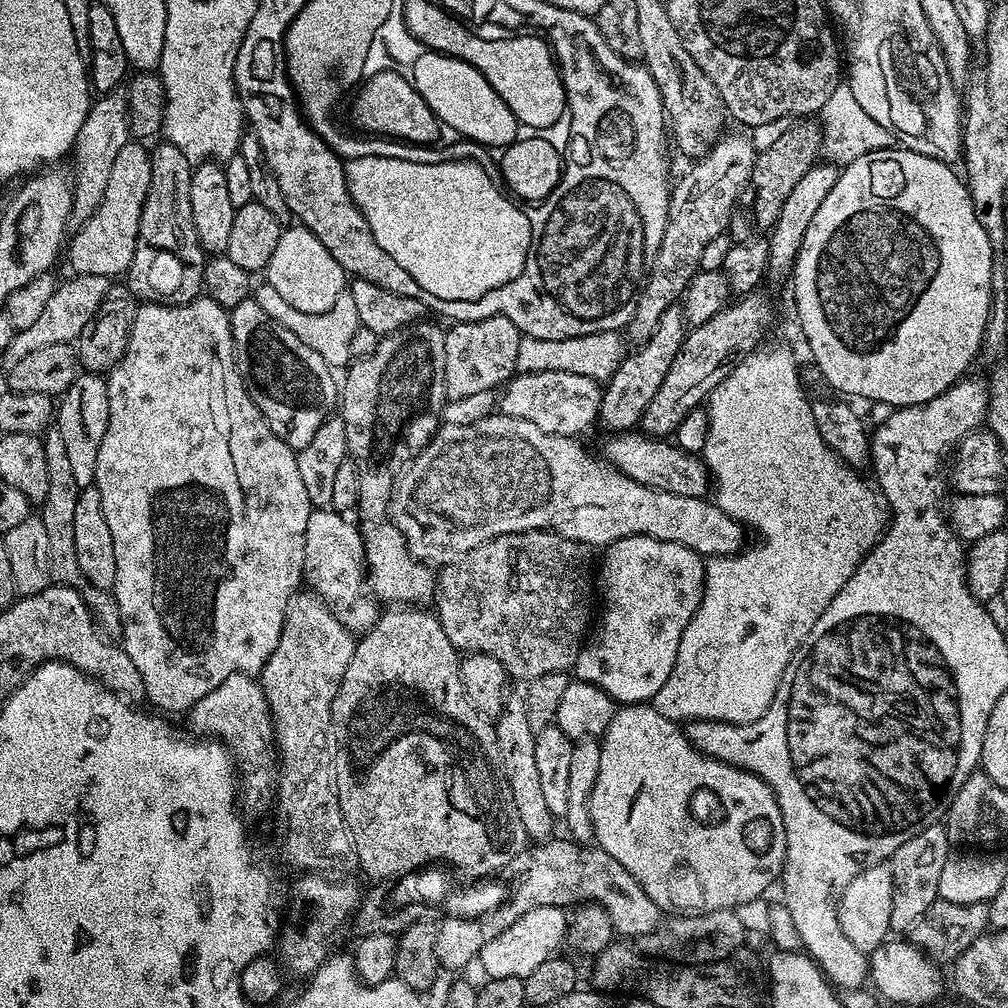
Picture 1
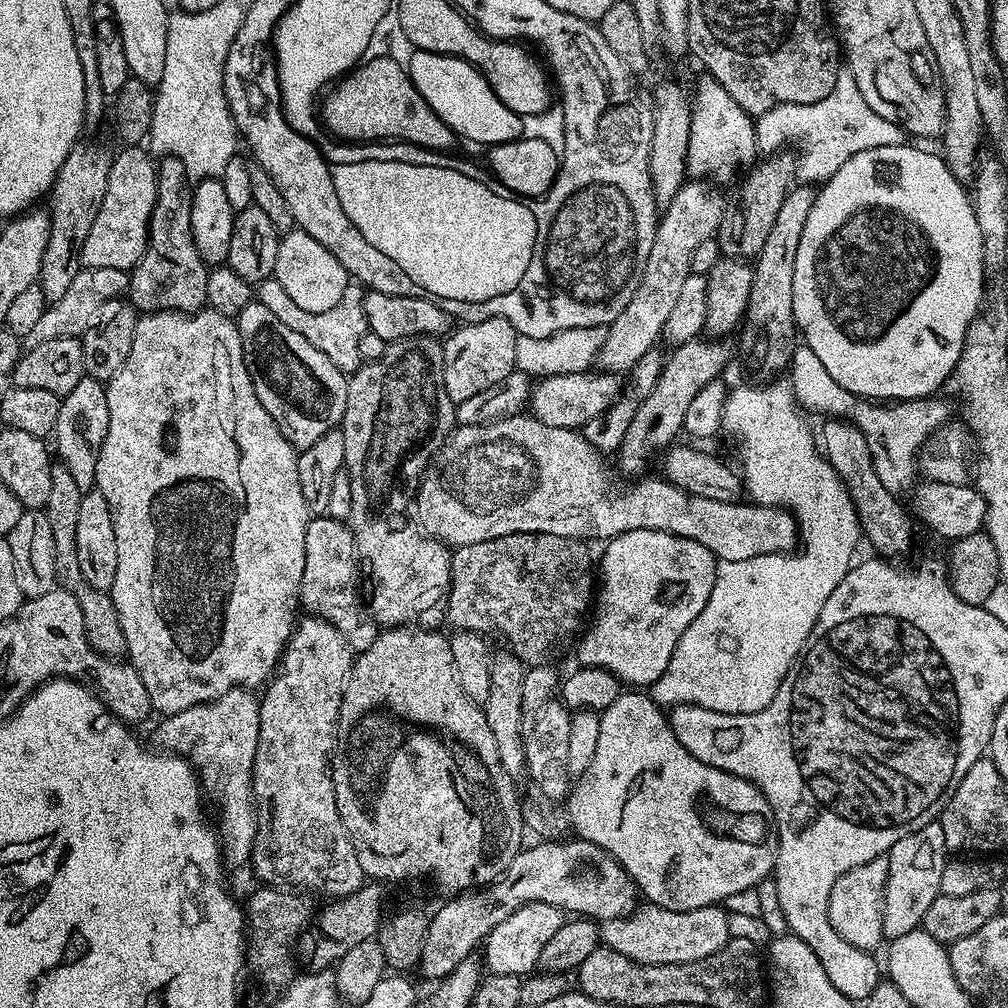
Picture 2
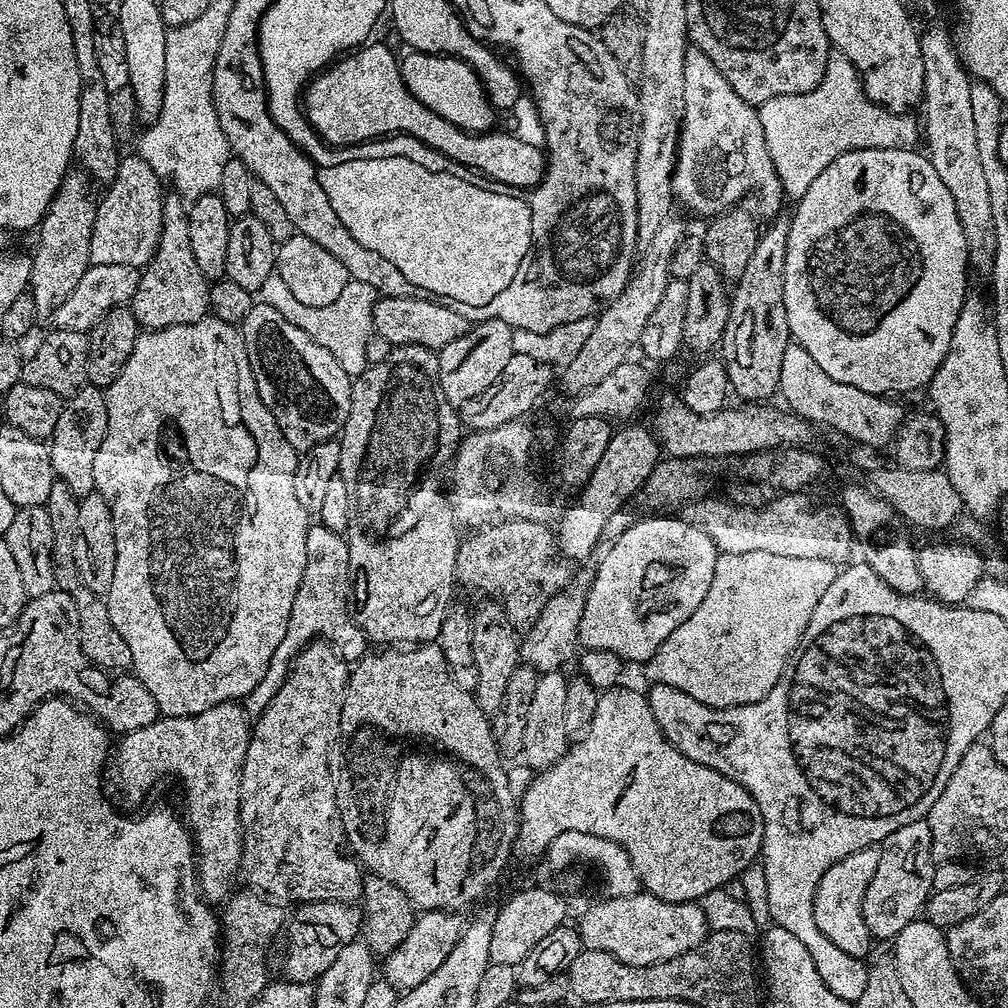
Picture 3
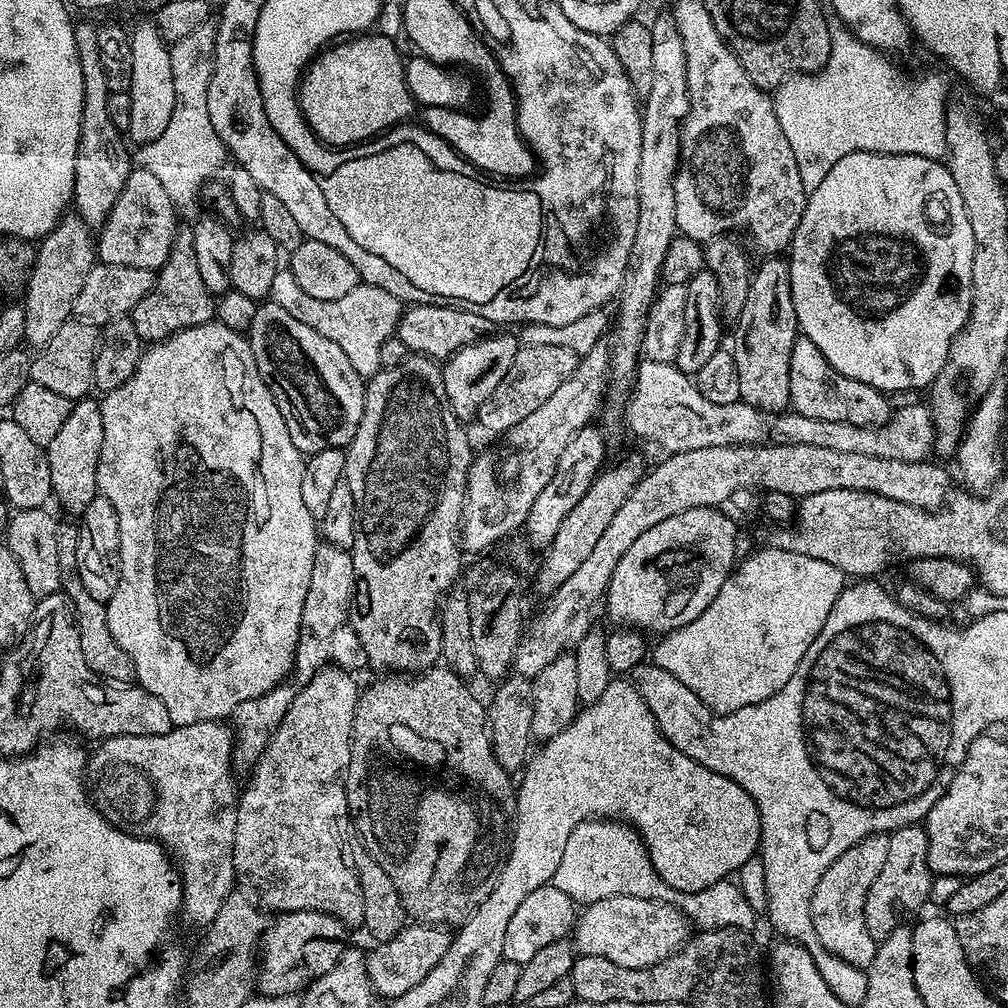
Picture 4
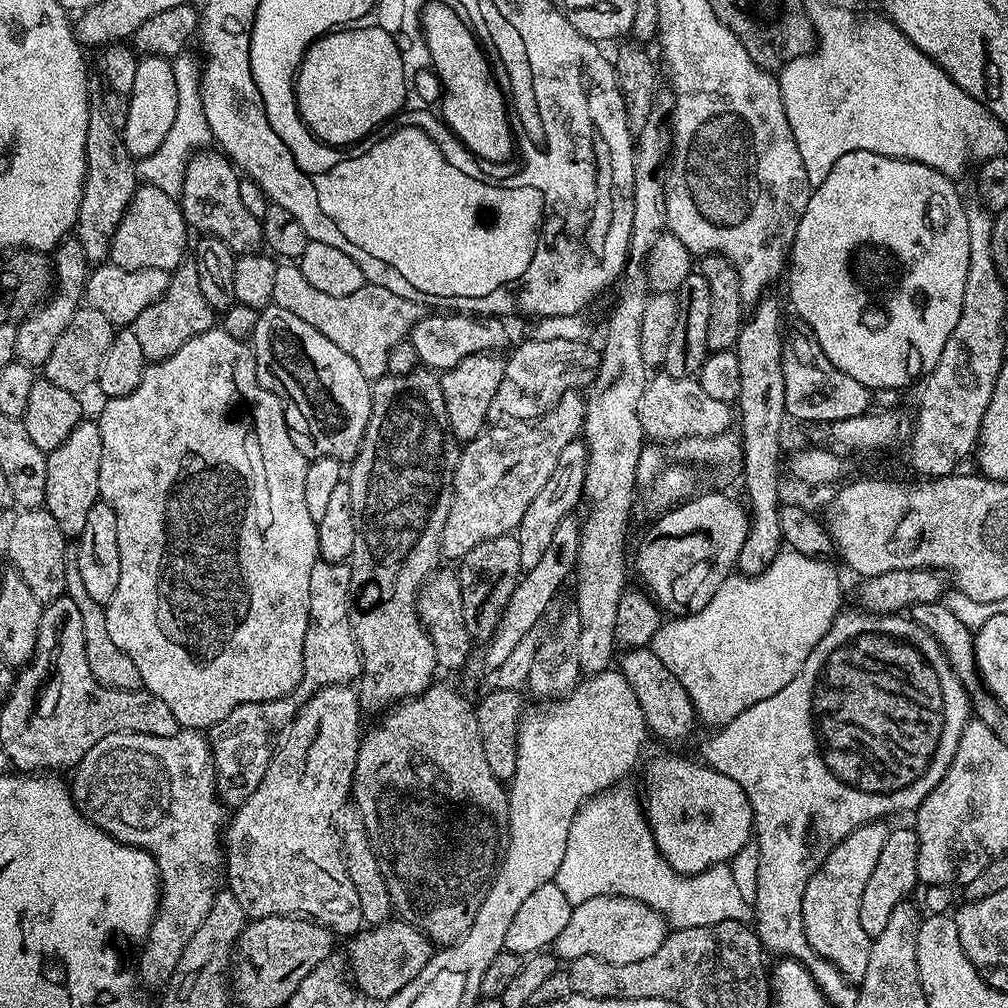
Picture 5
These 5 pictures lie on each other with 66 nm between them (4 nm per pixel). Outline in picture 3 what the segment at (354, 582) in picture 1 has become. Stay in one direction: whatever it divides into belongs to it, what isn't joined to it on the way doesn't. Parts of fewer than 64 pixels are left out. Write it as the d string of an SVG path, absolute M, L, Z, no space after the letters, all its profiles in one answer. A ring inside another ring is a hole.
M316 522L309 527L306 550L308 551L306 570L302 574L302 582L294 598L294 610L290 614L290 622L280 643L280 650L272 665L268 667L262 682L258 682L258 686L254 686L251 694L245 696L242 701L243 707L249 713L261 714L270 707L288 677L290 661L303 652L309 644L319 640L327 642L348 662L363 660L369 651L370 641L356 623L353 609L350 607L350 593L354 588L354 569L347 539L341 533Z

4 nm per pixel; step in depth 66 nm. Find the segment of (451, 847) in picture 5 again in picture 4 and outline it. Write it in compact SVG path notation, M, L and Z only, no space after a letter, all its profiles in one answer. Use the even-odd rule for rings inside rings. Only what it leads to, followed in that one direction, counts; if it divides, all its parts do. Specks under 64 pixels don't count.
M433 666L419 674L384 674L381 680L376 680L368 689L359 693L356 702L356 713L354 714L354 722L352 723L352 745L350 746L350 762L348 763L348 771L344 777L344 789L346 790L346 798L348 799L348 816L352 824L356 827L359 843L363 844L368 855L374 858L374 862L378 862L378 866L382 866L382 870L386 870L386 875L390 878L390 882L394 882L394 890L398 890L398 894L402 898L402 906L405 913L417 924L431 924L433 926L459 926L471 916L472 911L485 900L490 894L490 890L494 890L496 879L500 873L500 867L508 855L510 847L510 837L512 834L512 825L516 814L516 788L514 787L513 777L506 770L502 770L502 766L498 766L498 758L494 758L492 753L492 740L488 736L488 718L486 715L485 705L480 704L480 700L467 688L465 681L457 676L451 668L447 666Z

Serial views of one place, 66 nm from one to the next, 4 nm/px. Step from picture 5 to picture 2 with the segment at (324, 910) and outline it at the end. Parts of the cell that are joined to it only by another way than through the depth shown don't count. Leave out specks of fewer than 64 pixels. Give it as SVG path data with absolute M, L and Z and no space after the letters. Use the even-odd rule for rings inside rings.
M308 614L293 627L292 637L280 655L280 663L270 683L263 689L258 750L252 767L252 794L258 813L258 827L250 868L264 879L261 881L265 885L287 886L309 894L321 892L327 898L339 898L354 894L366 882L362 866L358 866L358 854L354 854L354 846L338 814L332 781L340 707L353 663L354 653L342 634L338 634L328 620Z

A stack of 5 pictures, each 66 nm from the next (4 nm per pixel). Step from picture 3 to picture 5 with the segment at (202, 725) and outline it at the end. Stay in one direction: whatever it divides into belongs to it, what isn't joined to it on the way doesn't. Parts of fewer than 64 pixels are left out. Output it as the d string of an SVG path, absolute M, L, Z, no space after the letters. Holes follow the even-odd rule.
M181 730L169 736L110 734L84 755L71 776L72 800L81 814L118 842L146 850L158 866L160 904L148 939L139 949L138 976L145 985L163 989L186 942L206 922L226 876L222 843L226 808L216 790L209 737L200 730Z

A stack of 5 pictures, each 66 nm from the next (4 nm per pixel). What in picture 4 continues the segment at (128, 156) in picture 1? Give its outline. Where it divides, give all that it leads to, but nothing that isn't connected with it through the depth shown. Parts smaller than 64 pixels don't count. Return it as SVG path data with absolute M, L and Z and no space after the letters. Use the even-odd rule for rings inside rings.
M133 167L130 178L126 178L126 186L122 186L118 202L114 202L114 210L110 210L103 228L99 229L99 263L160 269L166 258L170 258L178 227L176 216L178 209L170 202L158 178L154 178L150 170Z

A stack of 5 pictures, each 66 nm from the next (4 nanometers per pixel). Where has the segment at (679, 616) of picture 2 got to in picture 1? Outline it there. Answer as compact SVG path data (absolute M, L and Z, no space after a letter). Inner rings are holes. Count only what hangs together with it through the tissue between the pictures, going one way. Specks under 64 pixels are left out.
M627 536L607 545L603 552L604 565L601 568L599 565L598 580L599 583L600 580L604 583L604 613L600 616L600 625L597 626L596 633L594 633L594 628L594 631L587 637L586 643L580 649L574 665L574 676L575 679L584 683L592 683L602 691L605 691L617 705L651 702L654 694L658 694L658 690L662 690L662 685L666 683L666 678L670 678L670 670L674 670L674 662L678 658L678 642L682 642L682 634L686 630L690 618L696 613L700 605L700 599L704 593L704 565L706 560L705 557L699 556L694 550L690 550L678 542L662 542L658 538L650 538L649 536Z

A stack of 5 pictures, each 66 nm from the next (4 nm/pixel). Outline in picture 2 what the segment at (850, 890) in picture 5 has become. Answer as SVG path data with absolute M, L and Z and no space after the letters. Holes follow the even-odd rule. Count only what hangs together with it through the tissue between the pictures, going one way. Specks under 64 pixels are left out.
M887 855L874 858L862 866L854 866L854 870L842 874L838 882L830 890L828 899L828 918L830 926L840 935L840 939L850 942L863 952L875 953L880 940L885 939L880 918L880 905L884 898L884 887L888 881Z

